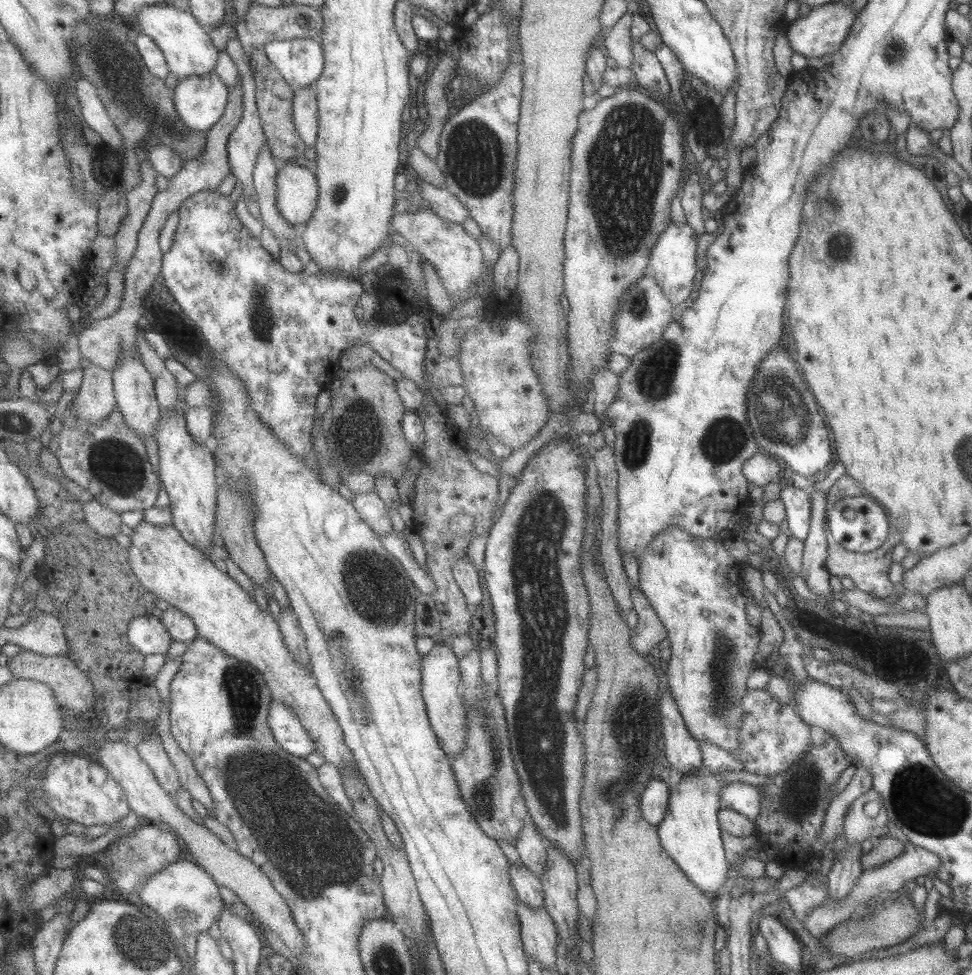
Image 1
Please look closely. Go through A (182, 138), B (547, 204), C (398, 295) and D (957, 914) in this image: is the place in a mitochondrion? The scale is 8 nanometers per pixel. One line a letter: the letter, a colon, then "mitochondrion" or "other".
A: mitochondrion
B: other
C: other
D: other

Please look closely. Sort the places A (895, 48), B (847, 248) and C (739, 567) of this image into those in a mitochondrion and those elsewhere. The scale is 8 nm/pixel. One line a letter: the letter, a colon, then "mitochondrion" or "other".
A: other
B: mitochondrion
C: other

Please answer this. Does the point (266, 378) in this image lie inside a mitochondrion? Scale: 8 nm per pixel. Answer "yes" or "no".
no

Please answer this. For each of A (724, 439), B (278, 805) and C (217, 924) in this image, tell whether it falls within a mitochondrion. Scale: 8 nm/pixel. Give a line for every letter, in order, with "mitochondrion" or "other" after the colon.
A: mitochondrion
B: mitochondrion
C: other

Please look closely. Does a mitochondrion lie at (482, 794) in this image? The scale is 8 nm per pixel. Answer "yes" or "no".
yes

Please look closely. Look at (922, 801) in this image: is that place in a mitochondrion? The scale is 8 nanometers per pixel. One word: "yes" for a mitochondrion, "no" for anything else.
yes

